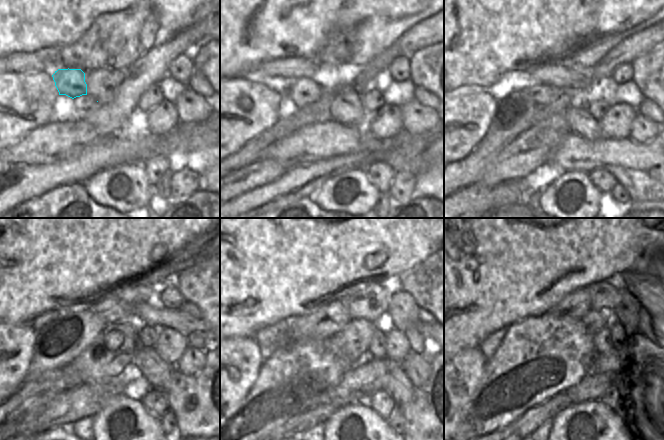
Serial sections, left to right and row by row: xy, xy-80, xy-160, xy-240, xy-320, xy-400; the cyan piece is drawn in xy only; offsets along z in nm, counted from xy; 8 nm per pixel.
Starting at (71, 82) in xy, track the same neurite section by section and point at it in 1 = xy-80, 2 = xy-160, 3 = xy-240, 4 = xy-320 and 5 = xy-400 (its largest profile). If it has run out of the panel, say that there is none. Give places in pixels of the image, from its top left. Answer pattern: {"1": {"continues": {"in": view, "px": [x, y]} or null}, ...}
{"1": {"continues": {"in": "xy-80", "px": [304, 91]}}, "2": {"continues": {"in": "xy-160", "px": [542, 93]}}, "3": {"continues": {"in": "xy-240", "px": [119, 305]}}, "4": {"continues": {"in": "xy-320", "px": [369, 300]}}, "5": {"continues": {"in": "xy-400", "px": [604, 300]}}}

